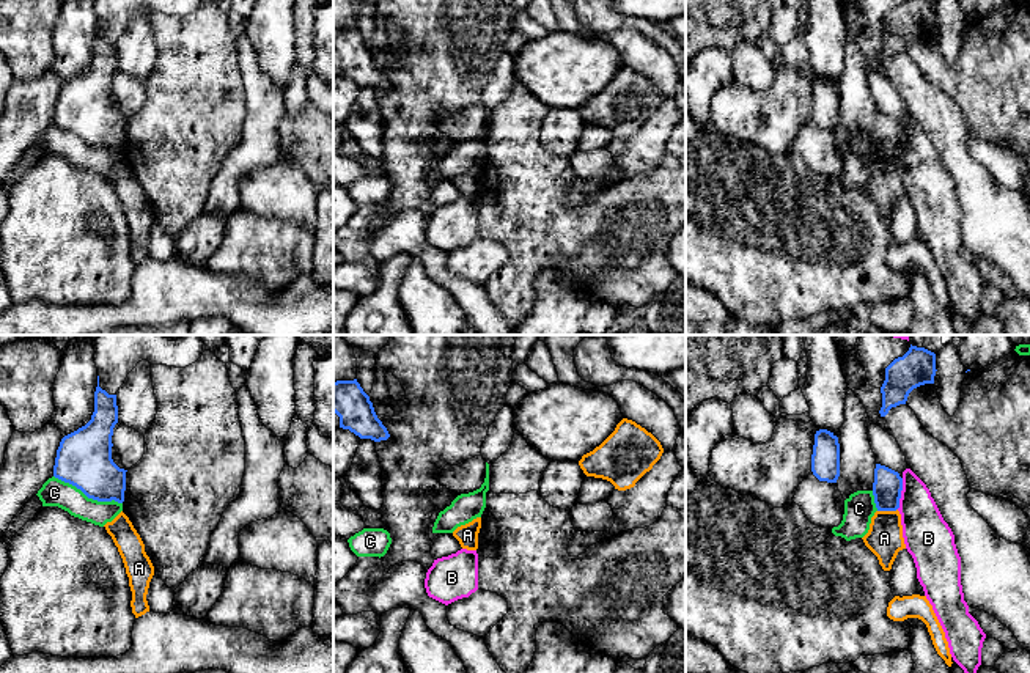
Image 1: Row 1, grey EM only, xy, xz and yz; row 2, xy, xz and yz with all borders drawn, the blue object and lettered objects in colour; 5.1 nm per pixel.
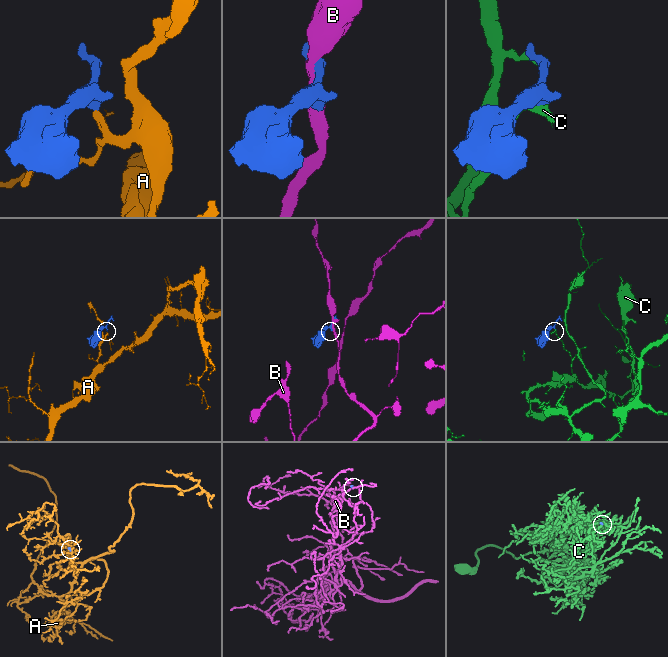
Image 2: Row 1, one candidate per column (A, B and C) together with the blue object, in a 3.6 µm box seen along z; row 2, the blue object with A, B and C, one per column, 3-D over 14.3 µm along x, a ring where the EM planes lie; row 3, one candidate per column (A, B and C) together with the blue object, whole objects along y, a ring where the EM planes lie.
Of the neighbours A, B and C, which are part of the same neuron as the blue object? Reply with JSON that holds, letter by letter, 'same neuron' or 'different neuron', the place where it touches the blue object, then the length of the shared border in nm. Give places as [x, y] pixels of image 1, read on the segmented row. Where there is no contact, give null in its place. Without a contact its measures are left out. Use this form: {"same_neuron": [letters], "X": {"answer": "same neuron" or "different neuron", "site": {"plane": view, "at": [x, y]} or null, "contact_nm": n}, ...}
{"same_neuron": [], "A": {"answer": "different neuron", "site": {"plane": "yz", "at": [887, 510]}, "contact_nm": 110}, "B": {"answer": "different neuron", "site": {"plane": "yz", "at": [900, 494]}, "contact_nm": 160}, "C": {"answer": "different neuron", "site": {"plane": "xy", "at": [88, 497]}, "contact_nm": 380}}

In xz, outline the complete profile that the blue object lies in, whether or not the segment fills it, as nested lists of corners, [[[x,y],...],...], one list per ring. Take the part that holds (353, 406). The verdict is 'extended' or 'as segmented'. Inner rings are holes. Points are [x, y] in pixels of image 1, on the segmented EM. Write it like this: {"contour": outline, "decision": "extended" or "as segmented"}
{"contour": [[[357,379],[333,382],[333,412],[340,417],[340,428],[360,439],[381,442],[390,437]]], "decision": "as segmented"}

